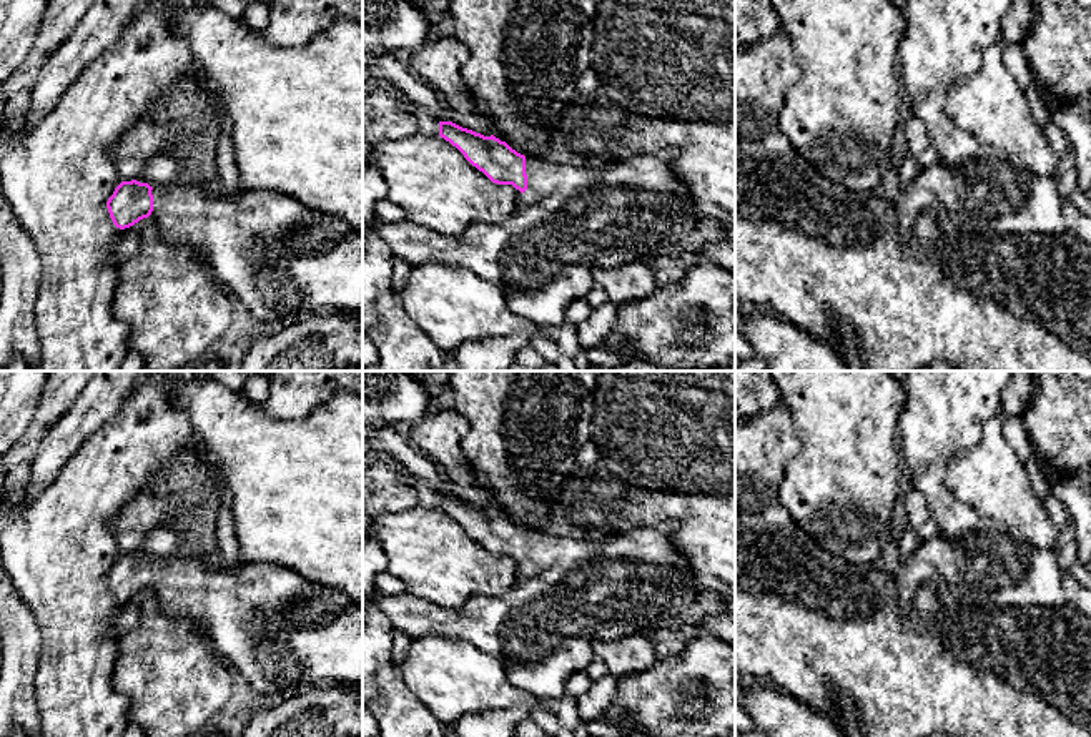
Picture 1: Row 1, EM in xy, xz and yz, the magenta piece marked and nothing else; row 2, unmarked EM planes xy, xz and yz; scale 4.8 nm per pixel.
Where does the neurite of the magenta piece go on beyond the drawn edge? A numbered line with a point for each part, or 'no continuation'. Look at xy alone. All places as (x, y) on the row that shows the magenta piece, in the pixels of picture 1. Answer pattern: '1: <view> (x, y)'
1: xy (278, 258)

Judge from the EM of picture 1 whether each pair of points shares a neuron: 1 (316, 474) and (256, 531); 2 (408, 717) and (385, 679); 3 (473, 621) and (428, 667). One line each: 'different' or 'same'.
1: same
2: same
3: different

